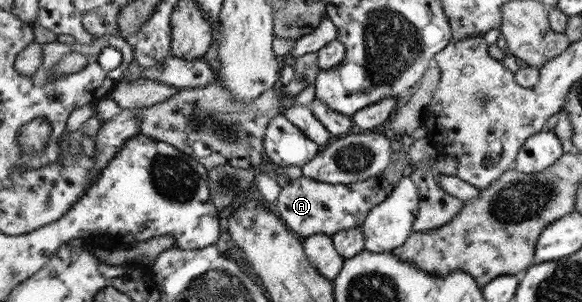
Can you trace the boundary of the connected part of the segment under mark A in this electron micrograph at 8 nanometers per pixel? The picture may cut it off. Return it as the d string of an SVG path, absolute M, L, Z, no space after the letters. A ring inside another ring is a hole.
M382 174L350 184L321 183L302 176L294 181L290 180L282 187L276 201L271 203L271 208L286 227L303 239L314 233L326 233L331 236L340 230L361 226L370 209L382 203L394 187L383 179Z

